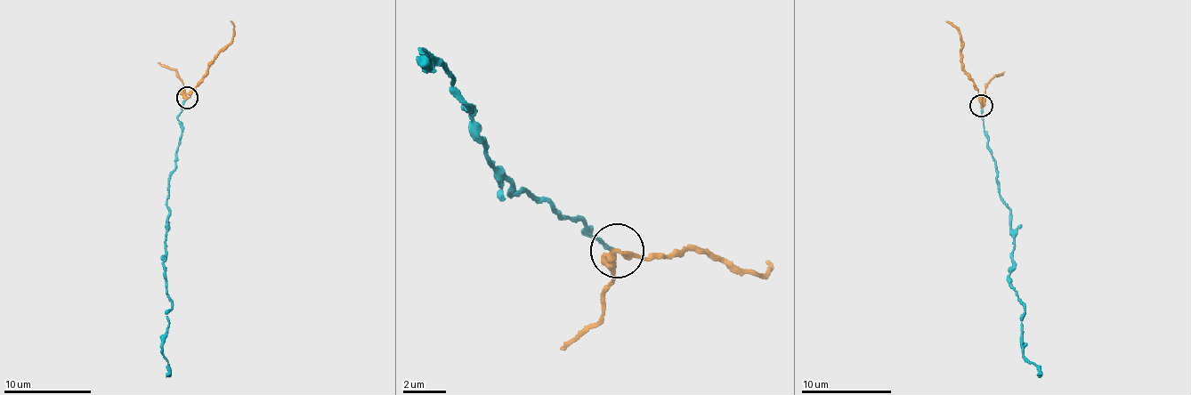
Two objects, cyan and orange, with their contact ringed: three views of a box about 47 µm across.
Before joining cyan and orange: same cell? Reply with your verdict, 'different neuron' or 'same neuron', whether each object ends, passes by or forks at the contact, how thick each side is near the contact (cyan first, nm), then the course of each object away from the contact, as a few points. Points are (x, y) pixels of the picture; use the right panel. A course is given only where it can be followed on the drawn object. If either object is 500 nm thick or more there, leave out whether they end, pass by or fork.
different neuron | cyan ends | orange passes by | 160/320 nm | cyan via (980, 106), (1000, 198), (1009, 210), (1014, 247), (1009, 287), (1024, 308), (1021, 351), (1037, 366), (1036, 375) | orange via (980, 106), (978, 92), (962, 68), (960, 37), (955, 28), (947, 21)

